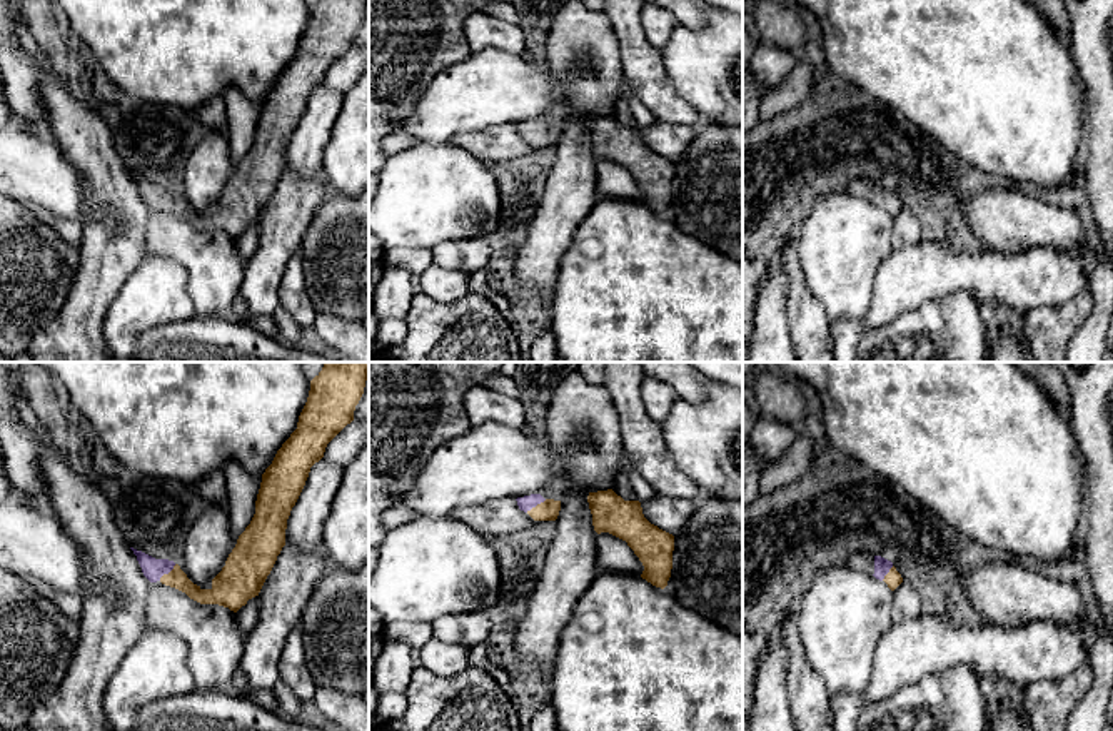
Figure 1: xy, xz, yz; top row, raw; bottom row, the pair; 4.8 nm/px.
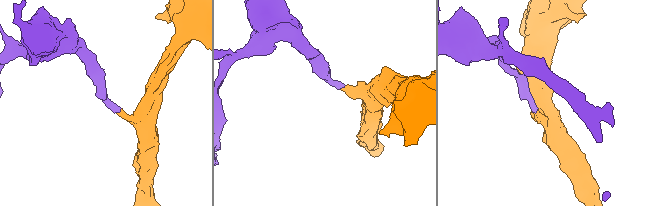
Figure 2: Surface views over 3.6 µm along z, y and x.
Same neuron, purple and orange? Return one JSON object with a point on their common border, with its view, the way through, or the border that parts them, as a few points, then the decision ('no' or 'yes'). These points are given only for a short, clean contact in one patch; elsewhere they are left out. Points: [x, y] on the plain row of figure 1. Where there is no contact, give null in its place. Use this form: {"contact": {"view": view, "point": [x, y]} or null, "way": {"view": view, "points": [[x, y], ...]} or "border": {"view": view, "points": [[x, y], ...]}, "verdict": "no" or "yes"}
{"contact": {"view": "xy", "point": [167, 199]}, "way": {"view": "xy", "points": [[154, 196], [167, 199], [176, 204]]}, "verdict": "yes"}

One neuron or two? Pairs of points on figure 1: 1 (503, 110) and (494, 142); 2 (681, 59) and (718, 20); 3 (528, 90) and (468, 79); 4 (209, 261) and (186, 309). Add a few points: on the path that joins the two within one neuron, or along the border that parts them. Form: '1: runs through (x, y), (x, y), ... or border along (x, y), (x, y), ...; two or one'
1: border along (514, 124), (496, 124), (461, 134); two
2: runs through (691, 50), (711, 30); one
3: runs through (513, 89), (483, 87); one
4: border along (176, 262), (186, 271), (187, 294), (196, 314); two

